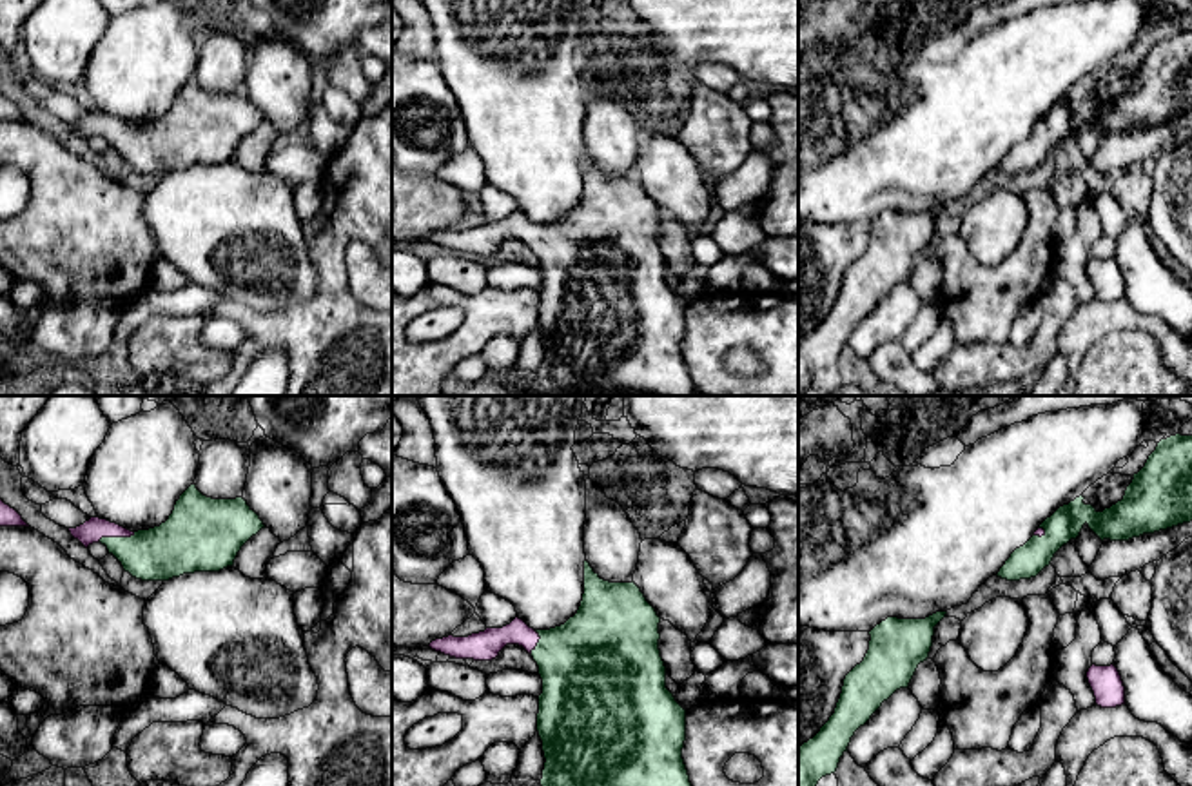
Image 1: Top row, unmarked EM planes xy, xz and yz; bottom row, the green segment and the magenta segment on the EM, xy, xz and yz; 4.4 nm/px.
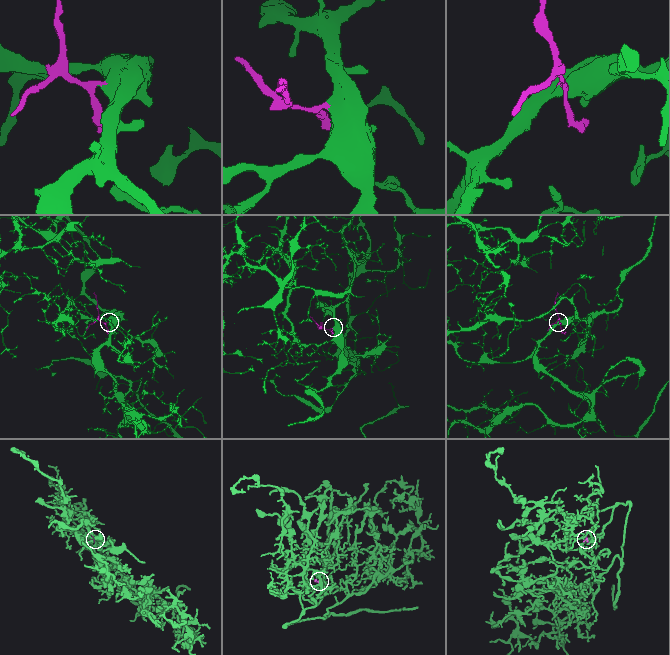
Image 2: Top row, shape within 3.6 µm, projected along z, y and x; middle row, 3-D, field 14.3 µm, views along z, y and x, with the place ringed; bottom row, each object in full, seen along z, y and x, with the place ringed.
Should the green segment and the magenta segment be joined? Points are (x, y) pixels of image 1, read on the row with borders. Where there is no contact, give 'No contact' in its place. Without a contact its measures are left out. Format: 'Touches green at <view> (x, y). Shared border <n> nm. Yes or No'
Touches green at xy (117, 538). Shared border 170 nm. Yes

